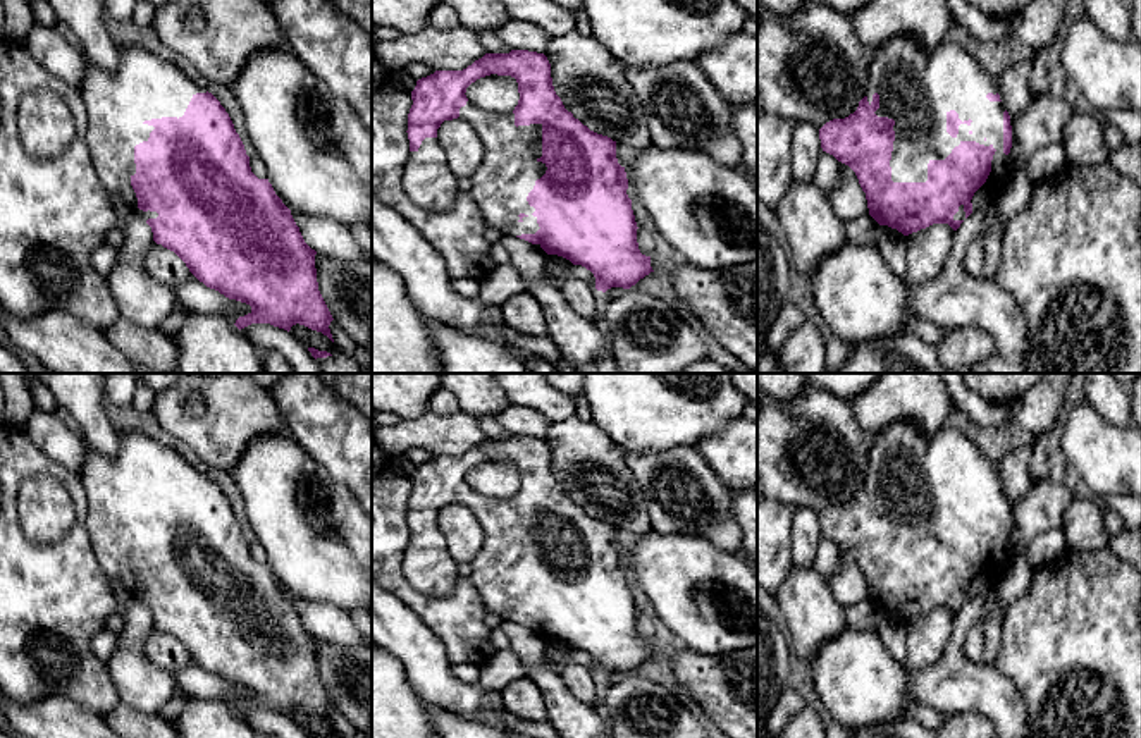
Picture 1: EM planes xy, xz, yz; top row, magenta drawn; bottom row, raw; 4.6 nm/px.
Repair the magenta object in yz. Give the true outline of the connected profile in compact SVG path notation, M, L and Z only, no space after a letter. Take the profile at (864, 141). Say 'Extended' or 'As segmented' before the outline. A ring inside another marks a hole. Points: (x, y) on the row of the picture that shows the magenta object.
Extended. M898 34L873 52L867 64L866 96L859 101L854 114L845 119L833 119L819 129L823 151L833 155L838 162L848 165L866 193L869 215L879 224L897 229L904 236L926 229L933 224L948 224L953 231L976 210L991 200L996 200L1005 182L1008 181L1014 165L1010 158L1012 126L1010 115L1005 110L993 77L957 43L948 38L934 50L928 52L916 34Z

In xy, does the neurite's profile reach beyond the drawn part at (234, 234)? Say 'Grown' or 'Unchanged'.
Grown

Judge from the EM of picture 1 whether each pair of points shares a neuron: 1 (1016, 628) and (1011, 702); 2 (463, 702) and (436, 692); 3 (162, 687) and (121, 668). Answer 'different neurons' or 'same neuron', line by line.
1: different neurons
2: same neuron
3: same neuron

